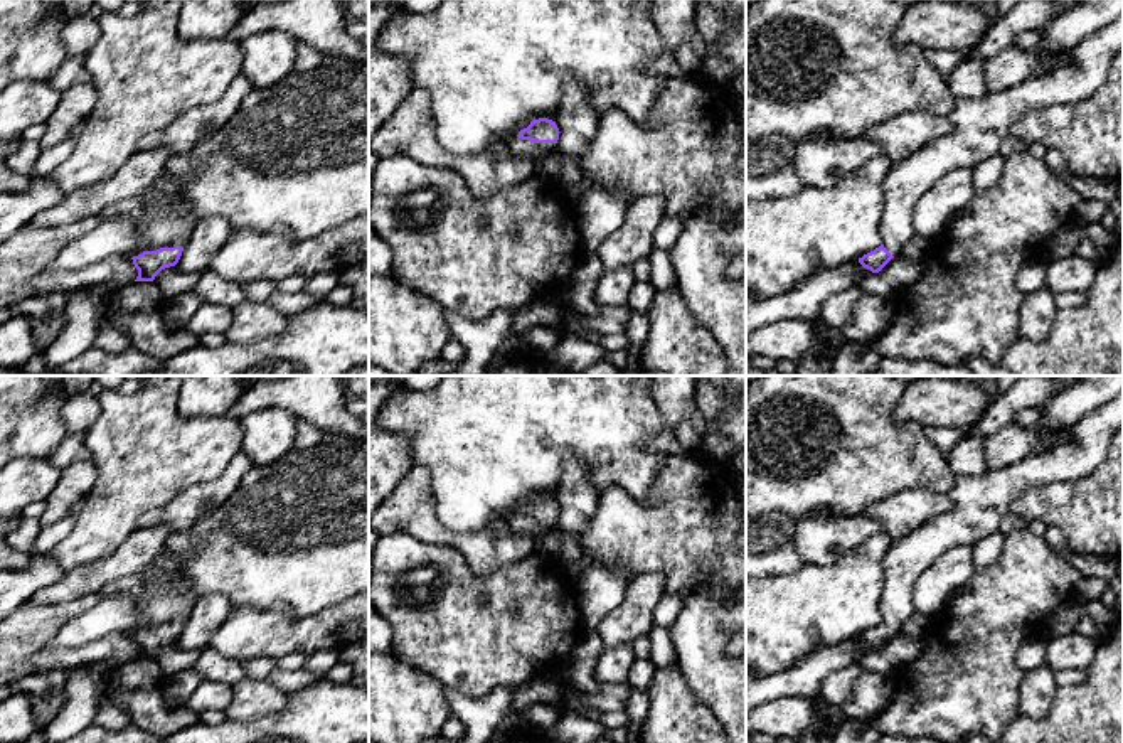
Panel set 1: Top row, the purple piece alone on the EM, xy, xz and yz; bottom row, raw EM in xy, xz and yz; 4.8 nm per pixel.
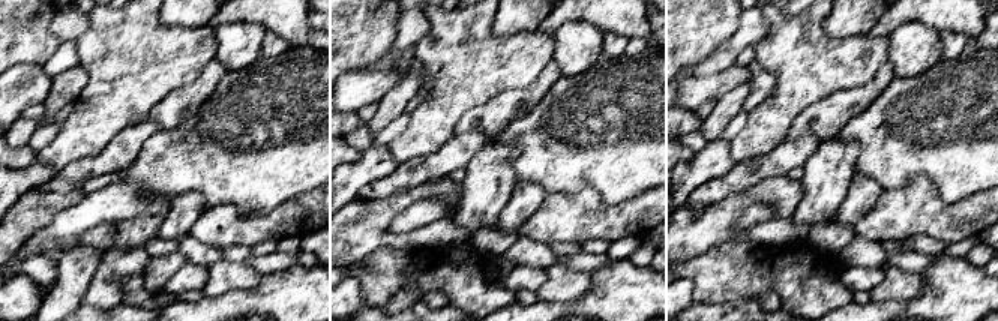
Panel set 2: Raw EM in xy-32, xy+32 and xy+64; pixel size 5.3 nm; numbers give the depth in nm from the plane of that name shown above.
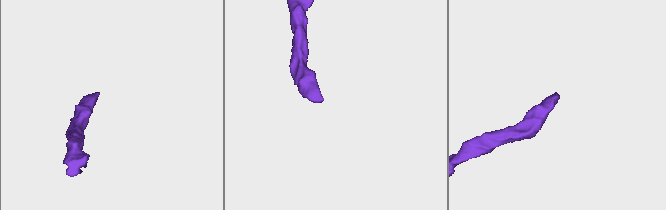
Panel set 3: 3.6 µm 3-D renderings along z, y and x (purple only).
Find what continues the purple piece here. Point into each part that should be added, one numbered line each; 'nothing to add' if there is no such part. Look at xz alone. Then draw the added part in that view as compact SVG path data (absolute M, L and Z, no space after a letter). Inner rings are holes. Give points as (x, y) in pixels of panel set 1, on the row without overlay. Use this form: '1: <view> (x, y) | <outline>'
1: xz (527, 526) | M519 514L510 516L508 526L517 532L517 534L525 534L537 537L547 531L554 531L557 527L556 521L535 521L530 517L522 517Z

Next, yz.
1: yz (980, 502) | M1123 393L1086 414L1066 440L1039 438L1022 460L956 477L948 497L953 509L939 514L904 539L892 541L884 556L886 588L881 617L892 632L901 632L916 612L914 585L921 573L956 546L973 546L1000 529L1014 502L1039 484L1076 482L1094 472L1106 458L1110 441L1123 428Z

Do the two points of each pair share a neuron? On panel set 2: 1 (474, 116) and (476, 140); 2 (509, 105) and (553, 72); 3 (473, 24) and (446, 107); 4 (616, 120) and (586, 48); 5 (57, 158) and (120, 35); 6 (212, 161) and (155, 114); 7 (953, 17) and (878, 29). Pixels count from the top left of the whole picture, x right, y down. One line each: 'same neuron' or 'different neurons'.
1: different neurons
2: same neuron
3: same neuron
4: different neurons
5: same neuron
6: different neurons
7: same neuron

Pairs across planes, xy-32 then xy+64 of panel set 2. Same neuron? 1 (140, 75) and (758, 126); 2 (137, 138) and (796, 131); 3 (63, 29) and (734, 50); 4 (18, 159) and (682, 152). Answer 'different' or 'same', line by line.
1: same
2: different
3: same
4: same

